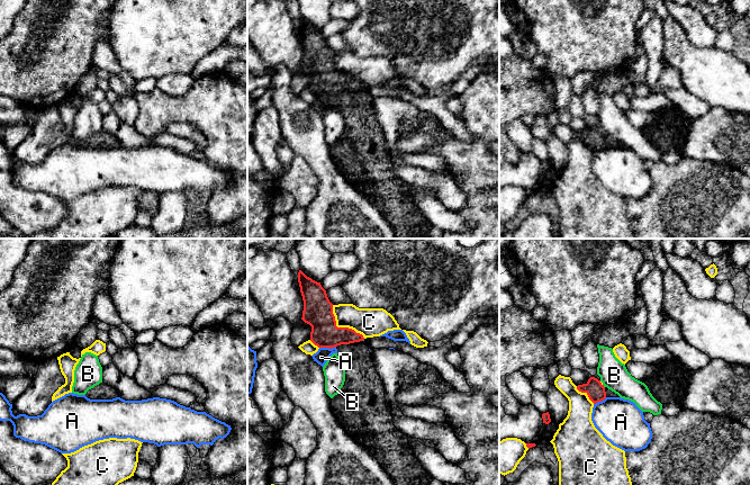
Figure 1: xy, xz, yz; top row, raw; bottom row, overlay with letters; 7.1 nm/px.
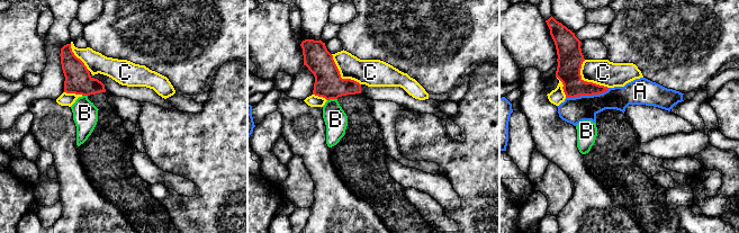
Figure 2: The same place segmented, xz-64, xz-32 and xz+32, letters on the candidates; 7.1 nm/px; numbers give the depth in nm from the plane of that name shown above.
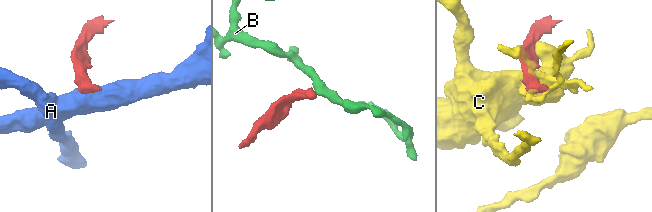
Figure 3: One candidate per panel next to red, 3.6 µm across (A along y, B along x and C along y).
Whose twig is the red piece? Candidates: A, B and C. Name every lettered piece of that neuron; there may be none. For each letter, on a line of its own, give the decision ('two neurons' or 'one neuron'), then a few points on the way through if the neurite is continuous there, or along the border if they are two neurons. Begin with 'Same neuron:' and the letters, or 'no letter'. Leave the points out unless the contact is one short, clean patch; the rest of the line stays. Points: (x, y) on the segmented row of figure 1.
Same neuron: no letter
A: two neurons; border along xz (335, 346), (319, 348)
B: two neurons; border along yz (603, 384), (604, 387)
C: two neurons

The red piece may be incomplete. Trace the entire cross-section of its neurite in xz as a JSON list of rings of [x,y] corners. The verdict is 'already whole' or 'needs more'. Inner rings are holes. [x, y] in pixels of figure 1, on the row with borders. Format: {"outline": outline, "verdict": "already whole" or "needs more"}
{"outline": [[[301,270],[298,282],[304,300],[301,320],[311,326],[310,341],[318,348],[336,348],[345,369],[345,381],[332,399],[332,410],[344,430],[362,447],[368,449],[395,485],[427,485],[431,477],[408,446],[408,437],[396,429],[386,407],[385,388],[378,375],[369,347],[362,334],[349,327],[337,327],[333,304],[320,282],[307,277]]], "verdict": "needs more"}

